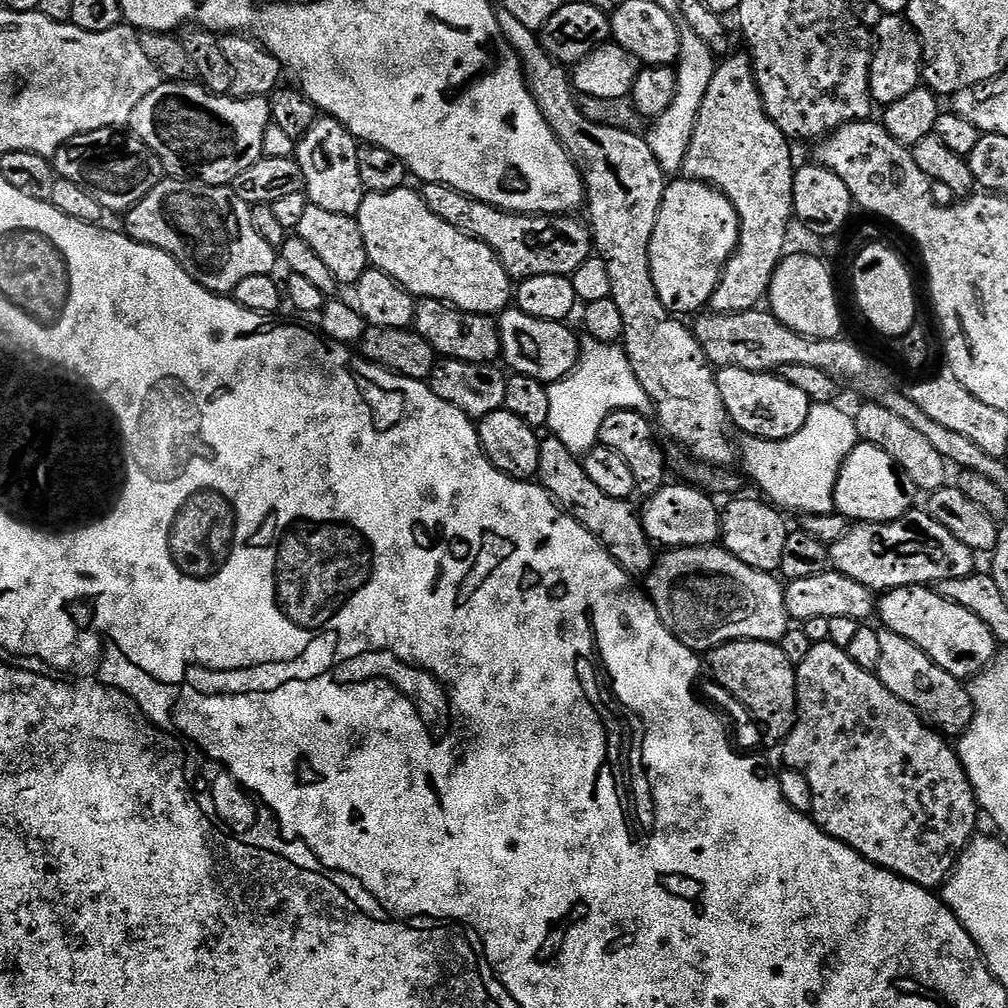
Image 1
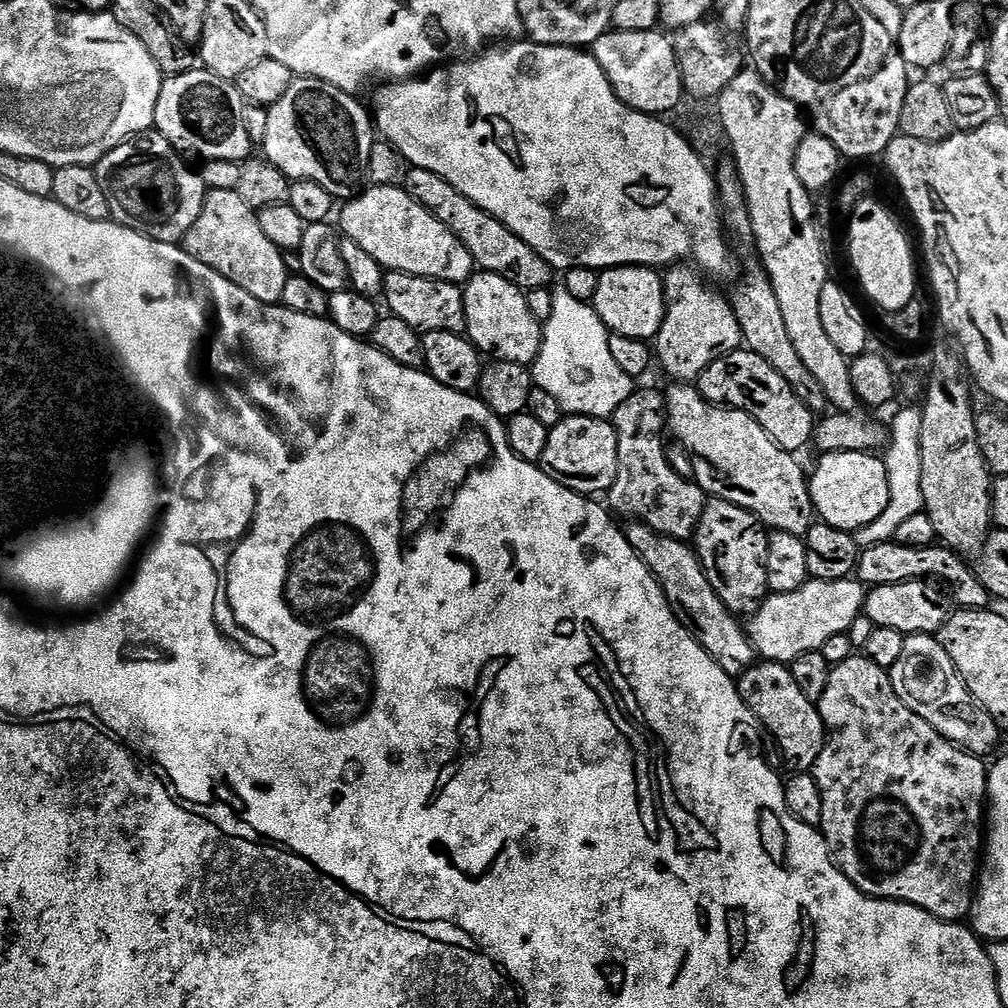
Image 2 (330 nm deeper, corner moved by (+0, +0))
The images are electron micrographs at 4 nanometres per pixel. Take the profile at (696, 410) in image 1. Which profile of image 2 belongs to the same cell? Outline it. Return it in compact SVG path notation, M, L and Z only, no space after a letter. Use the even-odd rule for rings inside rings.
M676 382L671 386L673 388L670 390L667 389L666 392L666 424L670 429L671 435L673 432L673 434L684 443L685 450L696 459L692 464L693 470L696 471L696 473L694 473L694 479L696 483L704 489L705 493L707 493L709 497L717 500L725 500L734 506L742 506L747 512L755 512L756 516L760 519L760 523L767 526L769 529L785 532L786 534L794 534L801 538L807 537L808 532L811 530L814 523L814 509L812 506L812 495L808 489L809 477L806 475L806 468L804 472L803 466L796 461L797 457L784 448L779 448L778 445L772 441L767 430L765 430L765 428L750 414L746 414L737 408L713 404L712 401L707 400L705 396L700 393L699 387L693 386L691 383Z

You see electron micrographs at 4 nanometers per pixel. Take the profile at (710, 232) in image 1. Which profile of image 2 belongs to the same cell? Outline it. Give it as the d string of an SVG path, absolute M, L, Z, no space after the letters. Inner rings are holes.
M641 264L603 269L598 282L598 294L594 294L590 303L611 335L645 342L655 341L668 309L668 302L664 298L663 275L657 269L643 268Z

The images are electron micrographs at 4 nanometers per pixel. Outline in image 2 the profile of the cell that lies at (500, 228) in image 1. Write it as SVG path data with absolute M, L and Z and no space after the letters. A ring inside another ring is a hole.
M412 167L404 188L419 204L430 209L464 243L466 250L470 250L470 254L483 271L498 274L522 290L548 288L553 283L551 280L554 270L535 250L526 246L522 238L515 236L507 226L495 220L490 213L483 212L478 205L466 199L461 192L454 190L454 186L438 174Z

